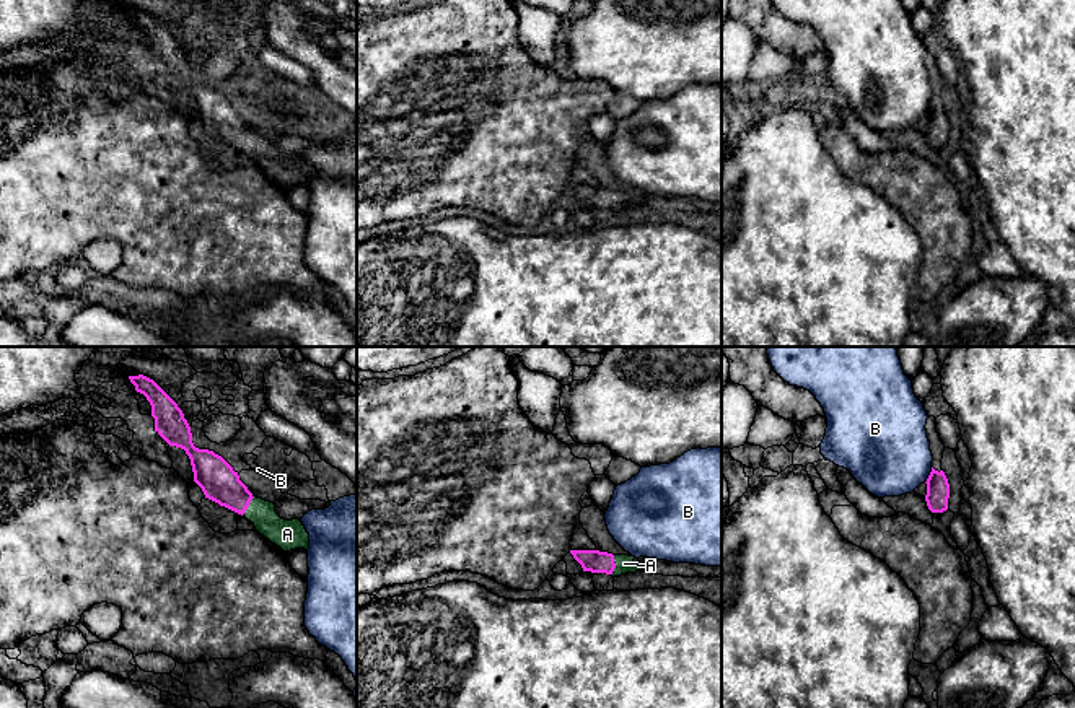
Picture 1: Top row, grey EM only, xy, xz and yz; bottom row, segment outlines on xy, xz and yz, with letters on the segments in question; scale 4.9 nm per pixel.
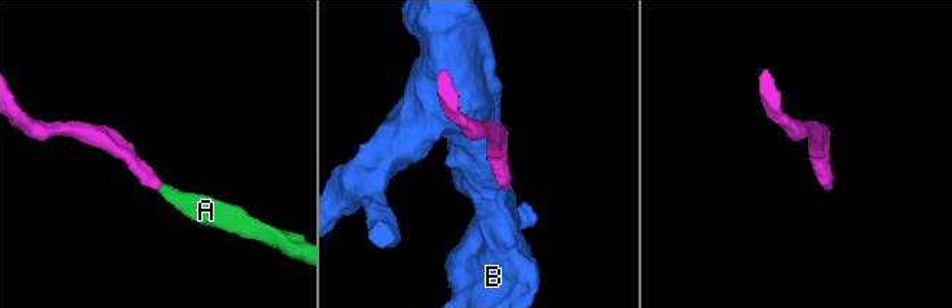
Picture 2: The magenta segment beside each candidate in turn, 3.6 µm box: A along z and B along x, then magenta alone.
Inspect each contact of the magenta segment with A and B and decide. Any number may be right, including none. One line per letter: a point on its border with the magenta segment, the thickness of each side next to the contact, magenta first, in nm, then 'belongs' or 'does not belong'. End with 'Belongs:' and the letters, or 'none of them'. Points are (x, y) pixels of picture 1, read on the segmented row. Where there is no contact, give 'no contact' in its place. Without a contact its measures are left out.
A: xz (614, 565) | 110/90 nm | belongs
B: yz (929, 476) | 110/420 nm | does not belong
Belongs: A

